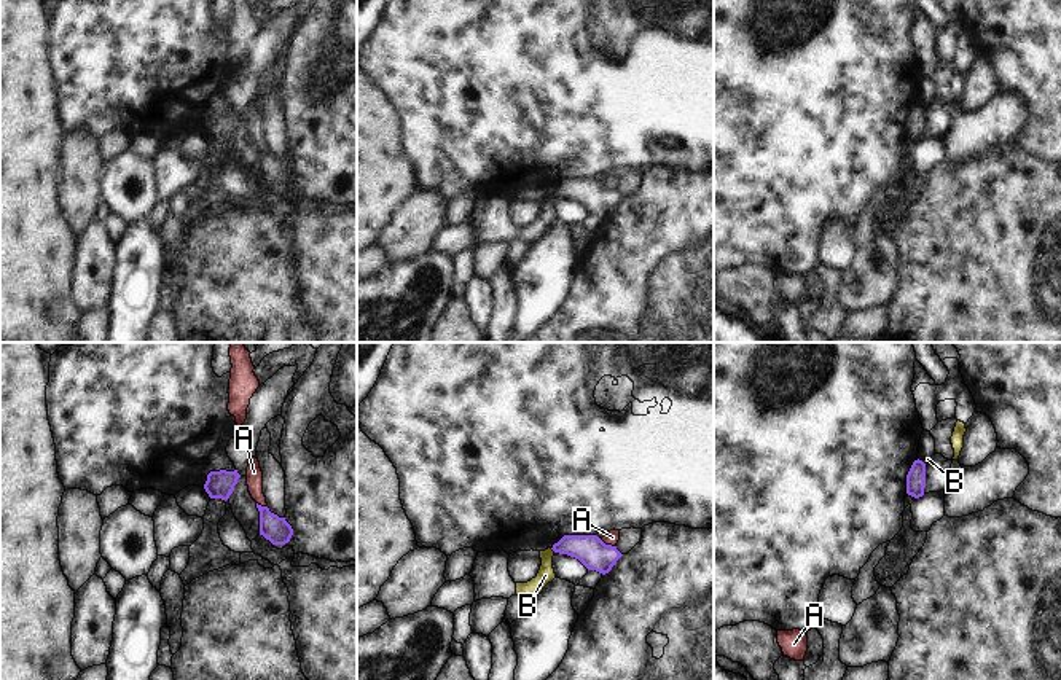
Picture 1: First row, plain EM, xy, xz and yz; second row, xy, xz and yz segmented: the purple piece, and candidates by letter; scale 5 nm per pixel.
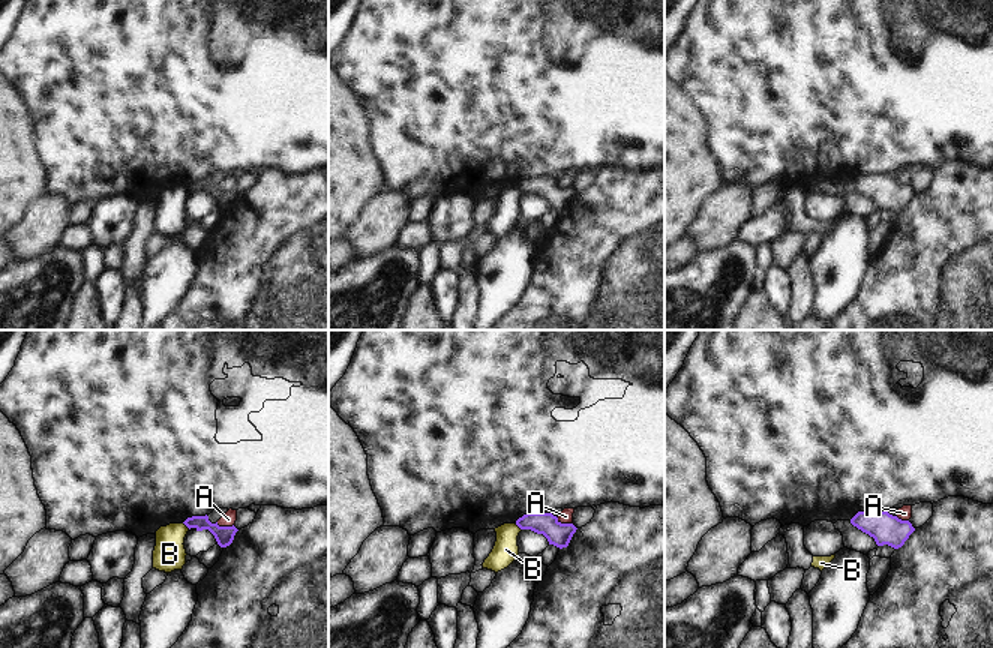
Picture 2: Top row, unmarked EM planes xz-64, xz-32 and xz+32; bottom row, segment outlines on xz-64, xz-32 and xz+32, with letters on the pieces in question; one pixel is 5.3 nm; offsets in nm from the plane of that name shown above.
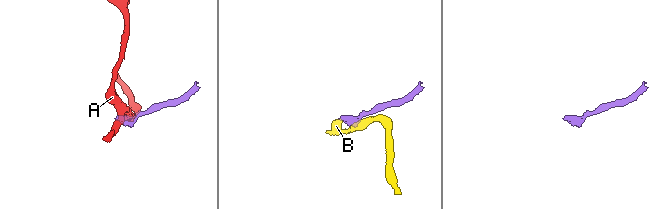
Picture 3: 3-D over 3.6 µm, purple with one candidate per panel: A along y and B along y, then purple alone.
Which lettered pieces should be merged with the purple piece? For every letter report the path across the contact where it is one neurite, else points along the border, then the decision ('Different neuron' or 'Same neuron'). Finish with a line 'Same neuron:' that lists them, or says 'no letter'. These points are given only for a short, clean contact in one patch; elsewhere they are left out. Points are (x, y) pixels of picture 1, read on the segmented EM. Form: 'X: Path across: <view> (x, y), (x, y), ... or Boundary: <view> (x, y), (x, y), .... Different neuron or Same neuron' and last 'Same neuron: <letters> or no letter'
A: Boundary: xz (599, 539), (615, 547). Different neuron
B: Boundary: xz (550, 548), (555, 551). Different neuron
Same neuron: no letter.

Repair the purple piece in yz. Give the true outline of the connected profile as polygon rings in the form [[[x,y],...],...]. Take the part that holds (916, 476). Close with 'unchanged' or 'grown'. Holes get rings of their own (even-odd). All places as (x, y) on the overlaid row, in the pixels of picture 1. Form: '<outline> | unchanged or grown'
[[[914,460],[906,475],[906,494],[919,498],[924,495],[926,487],[926,463],[922,460]]] | unchanged

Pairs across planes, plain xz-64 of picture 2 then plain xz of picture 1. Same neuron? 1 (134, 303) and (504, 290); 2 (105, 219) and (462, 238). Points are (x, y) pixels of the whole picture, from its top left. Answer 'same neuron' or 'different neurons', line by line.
1: same neuron
2: different neurons

